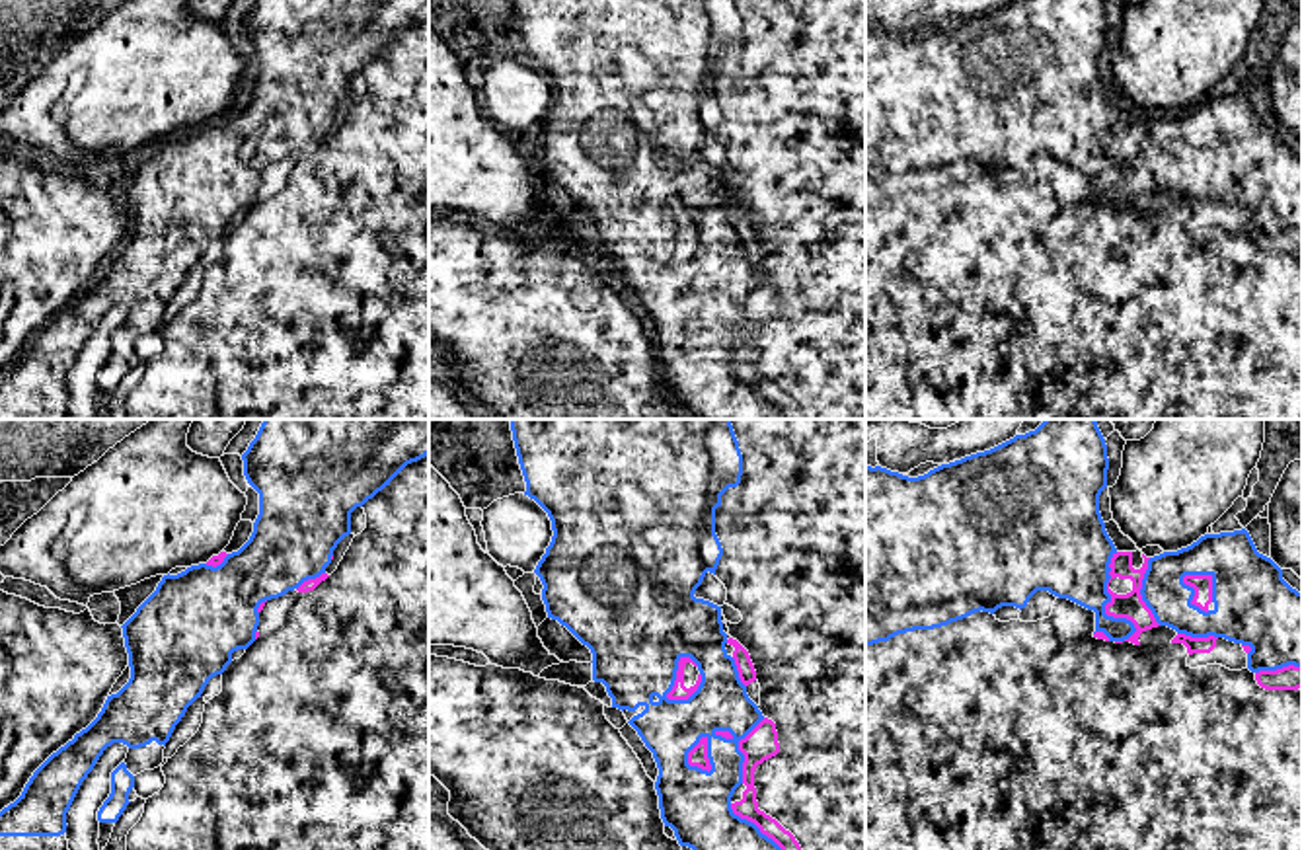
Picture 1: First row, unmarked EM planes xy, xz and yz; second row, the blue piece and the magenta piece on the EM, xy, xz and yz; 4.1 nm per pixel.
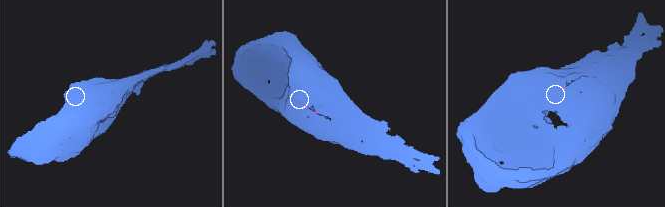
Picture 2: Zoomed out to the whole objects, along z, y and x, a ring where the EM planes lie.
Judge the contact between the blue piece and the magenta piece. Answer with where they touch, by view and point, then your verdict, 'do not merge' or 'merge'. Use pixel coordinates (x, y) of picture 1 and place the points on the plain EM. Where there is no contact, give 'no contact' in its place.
yz (1104, 170) | merge

